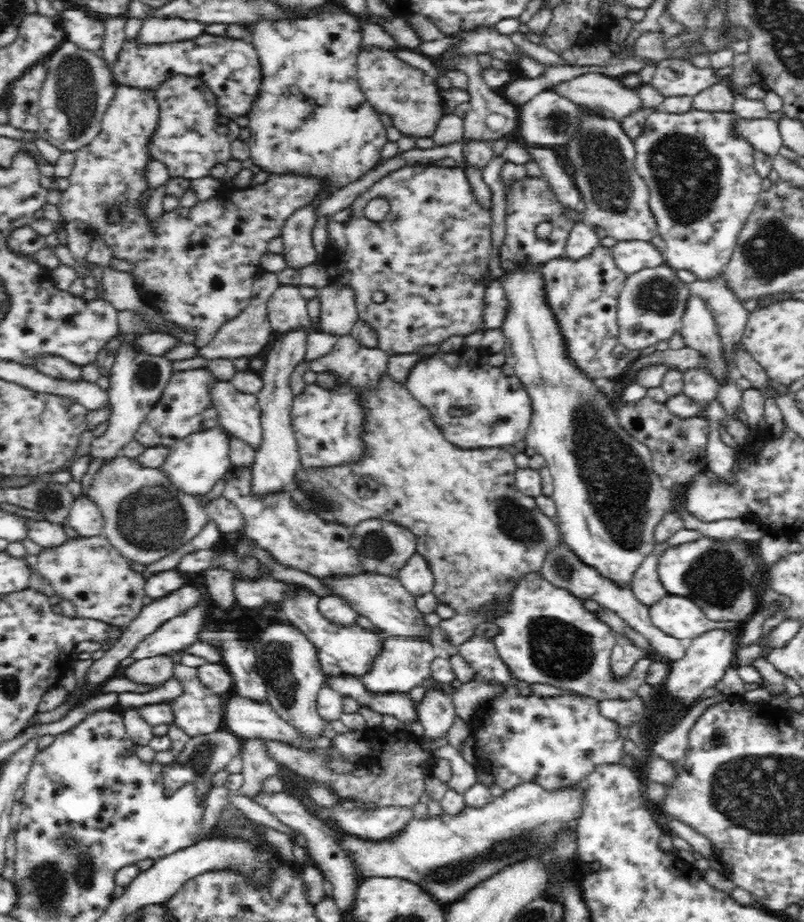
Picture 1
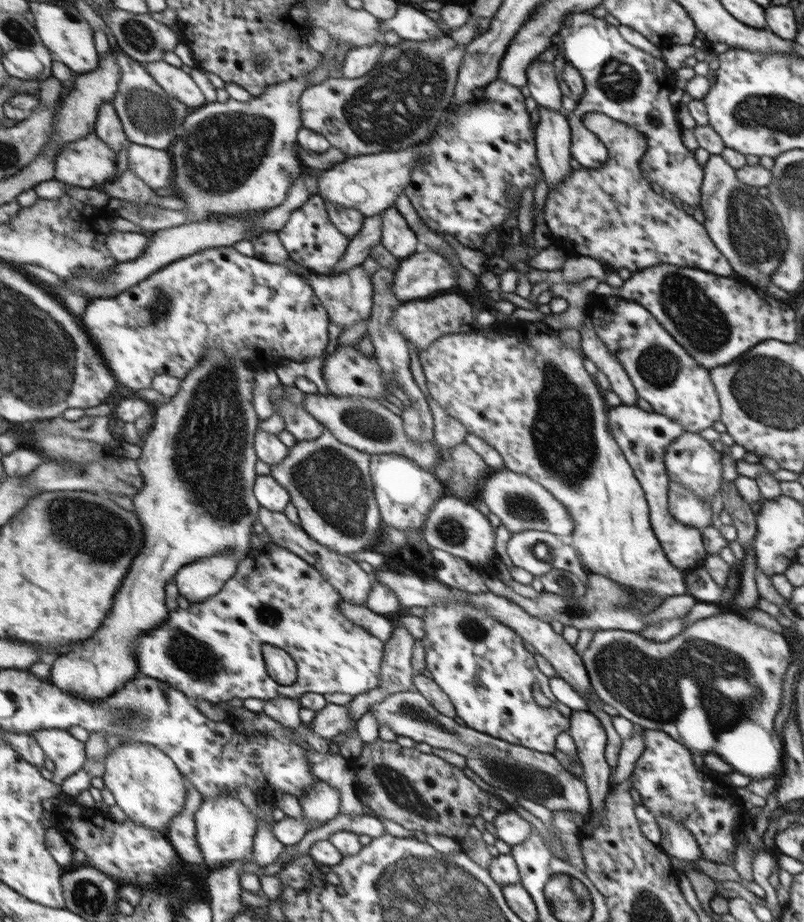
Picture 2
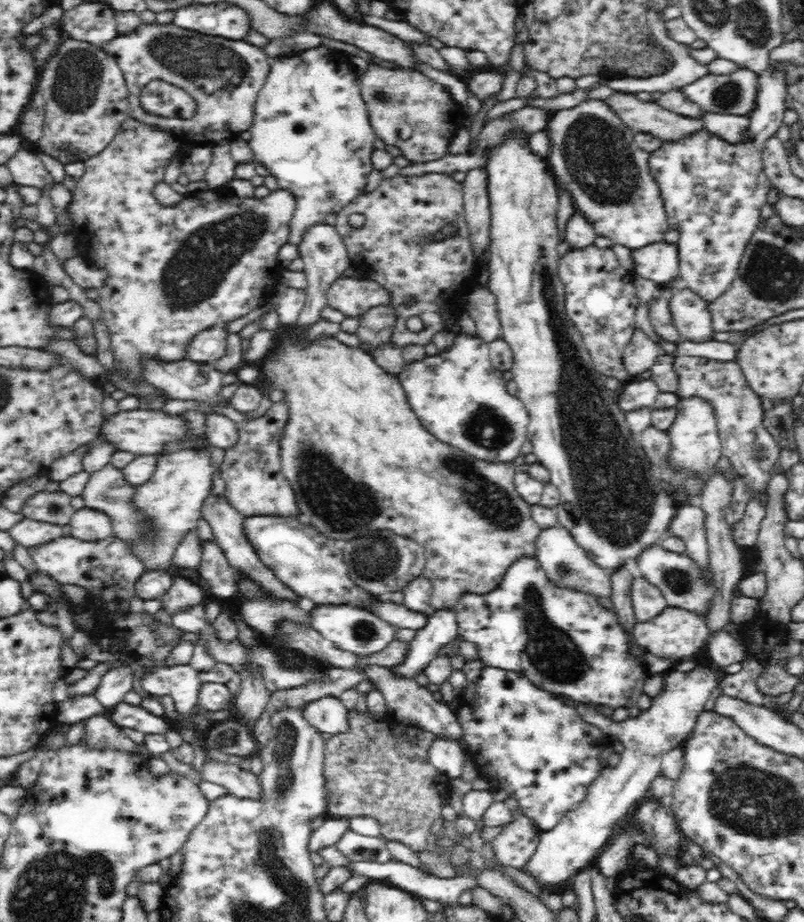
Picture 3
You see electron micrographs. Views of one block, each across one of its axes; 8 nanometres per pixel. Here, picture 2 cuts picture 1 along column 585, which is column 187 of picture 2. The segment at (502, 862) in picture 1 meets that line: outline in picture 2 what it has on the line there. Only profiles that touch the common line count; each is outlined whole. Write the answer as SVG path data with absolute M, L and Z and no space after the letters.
M134 742L114 749L107 760L106 786L115 794L117 803L126 810L130 819L168 835L170 826L186 810L188 784L177 762L156 745Z

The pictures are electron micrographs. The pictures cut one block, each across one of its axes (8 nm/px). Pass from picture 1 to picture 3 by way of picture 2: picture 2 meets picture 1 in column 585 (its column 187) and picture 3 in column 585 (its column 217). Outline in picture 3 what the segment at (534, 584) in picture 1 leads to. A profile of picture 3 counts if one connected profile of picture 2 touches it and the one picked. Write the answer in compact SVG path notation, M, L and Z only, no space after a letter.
M522 559L512 565L501 586L494 591L462 596L454 612L458 633L464 635L464 640L476 644L478 657L490 665L522 673L537 688L548 693L613 710L638 707L638 700L645 693L647 666L625 652L625 634L618 627L614 612L606 610L596 597L552 585L536 559Z

